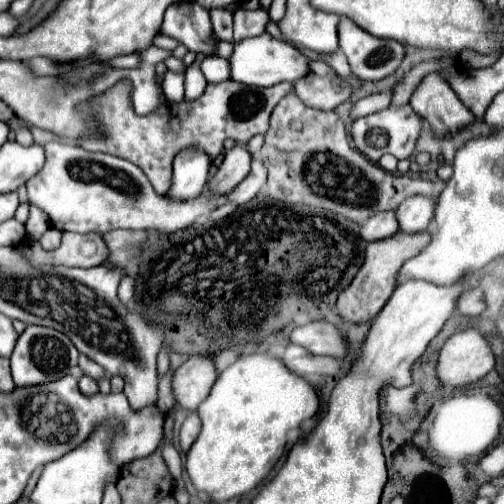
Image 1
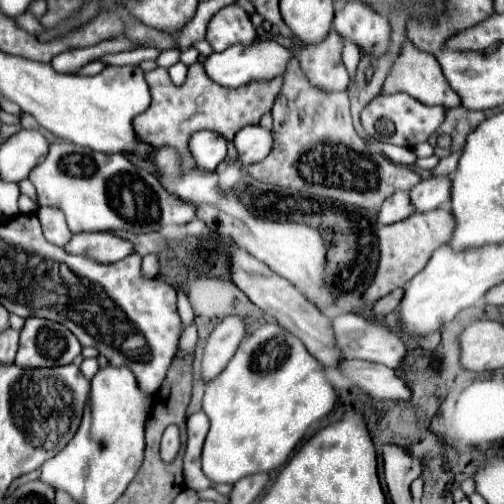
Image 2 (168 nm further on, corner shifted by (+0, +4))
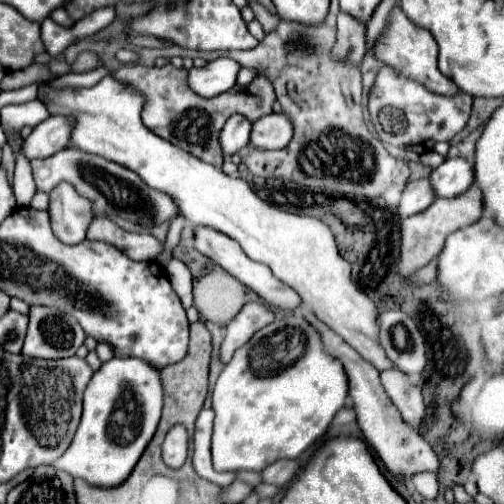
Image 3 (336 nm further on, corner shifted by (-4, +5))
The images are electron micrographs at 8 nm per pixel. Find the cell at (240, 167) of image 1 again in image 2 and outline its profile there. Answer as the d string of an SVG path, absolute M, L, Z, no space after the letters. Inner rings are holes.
M260 124L242 128L234 136L234 146L238 150L238 160L242 166L250 166L264 160L272 150L272 132L264 130Z

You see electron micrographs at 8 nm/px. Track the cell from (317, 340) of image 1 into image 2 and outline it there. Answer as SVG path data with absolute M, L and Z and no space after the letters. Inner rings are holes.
M340 314L332 318L332 328L336 336L336 346L340 348L340 354L348 360L358 358L358 360L368 360L368 362L380 362L388 368L398 368L406 354L406 346L402 344L402 340L376 320L362 318L358 314Z

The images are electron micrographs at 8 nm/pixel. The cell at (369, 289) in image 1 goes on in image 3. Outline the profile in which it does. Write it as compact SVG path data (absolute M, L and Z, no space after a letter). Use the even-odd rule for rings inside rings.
M476 183L464 191L458 197L450 197L450 199L436 199L426 211L416 213L412 217L402 219L402 253L400 253L400 275L412 275L414 271L418 271L420 267L428 265L434 257L440 255L446 237L452 231L458 231L460 227L472 225L474 221L478 221L482 217L482 209L484 209L484 201L482 201L482 191L476 187Z

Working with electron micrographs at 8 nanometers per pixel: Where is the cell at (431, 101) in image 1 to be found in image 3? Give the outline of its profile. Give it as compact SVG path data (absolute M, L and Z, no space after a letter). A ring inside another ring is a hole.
M398 5L390 11L386 29L372 45L372 51L378 61L398 67L398 71L402 75L408 75L410 79L420 79L420 83L424 83L430 91L436 91L440 95L456 95L456 91L458 91L456 85L452 81L448 81L448 77L444 77L438 69L438 63L436 63L438 61L438 45L436 45L432 33L428 29L412 23Z

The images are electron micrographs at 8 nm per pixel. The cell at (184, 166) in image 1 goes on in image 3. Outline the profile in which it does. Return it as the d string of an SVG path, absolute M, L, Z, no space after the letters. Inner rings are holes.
M232 115L220 133L220 145L224 155L230 157L240 149L244 149L250 143L250 131L252 131L252 121L248 121L242 115Z

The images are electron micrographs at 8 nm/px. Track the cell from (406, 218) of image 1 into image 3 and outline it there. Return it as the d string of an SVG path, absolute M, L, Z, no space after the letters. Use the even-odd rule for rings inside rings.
M448 157L430 175L438 197L456 197L464 193L474 181L474 163L464 157Z

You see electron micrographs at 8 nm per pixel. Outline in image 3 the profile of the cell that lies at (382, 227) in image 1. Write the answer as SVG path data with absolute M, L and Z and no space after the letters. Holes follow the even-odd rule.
M430 179L410 181L404 189L402 201L398 205L398 215L400 217L416 215L416 213L424 211L426 207L430 207L434 199L436 199L436 193L434 193L434 187L432 187Z

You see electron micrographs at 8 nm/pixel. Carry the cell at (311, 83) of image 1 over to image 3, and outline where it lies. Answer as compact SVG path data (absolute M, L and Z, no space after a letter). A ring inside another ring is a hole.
M340 11L338 15L338 41L332 49L336 59L360 63L366 53L366 23Z

